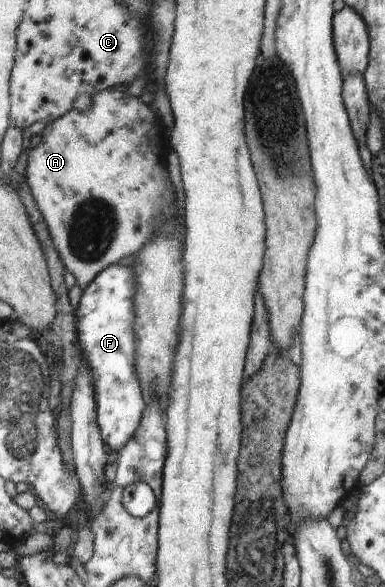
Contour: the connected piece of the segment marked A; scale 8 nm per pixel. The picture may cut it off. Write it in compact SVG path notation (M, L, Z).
M104 90L92 99L91 109L83 113L70 109L46 125L39 145L27 152L28 163L23 171L57 253L82 290L103 269L137 254L156 232L160 219L170 216L170 207L175 202L172 199L175 191L165 167L169 136L149 105L127 91Z

